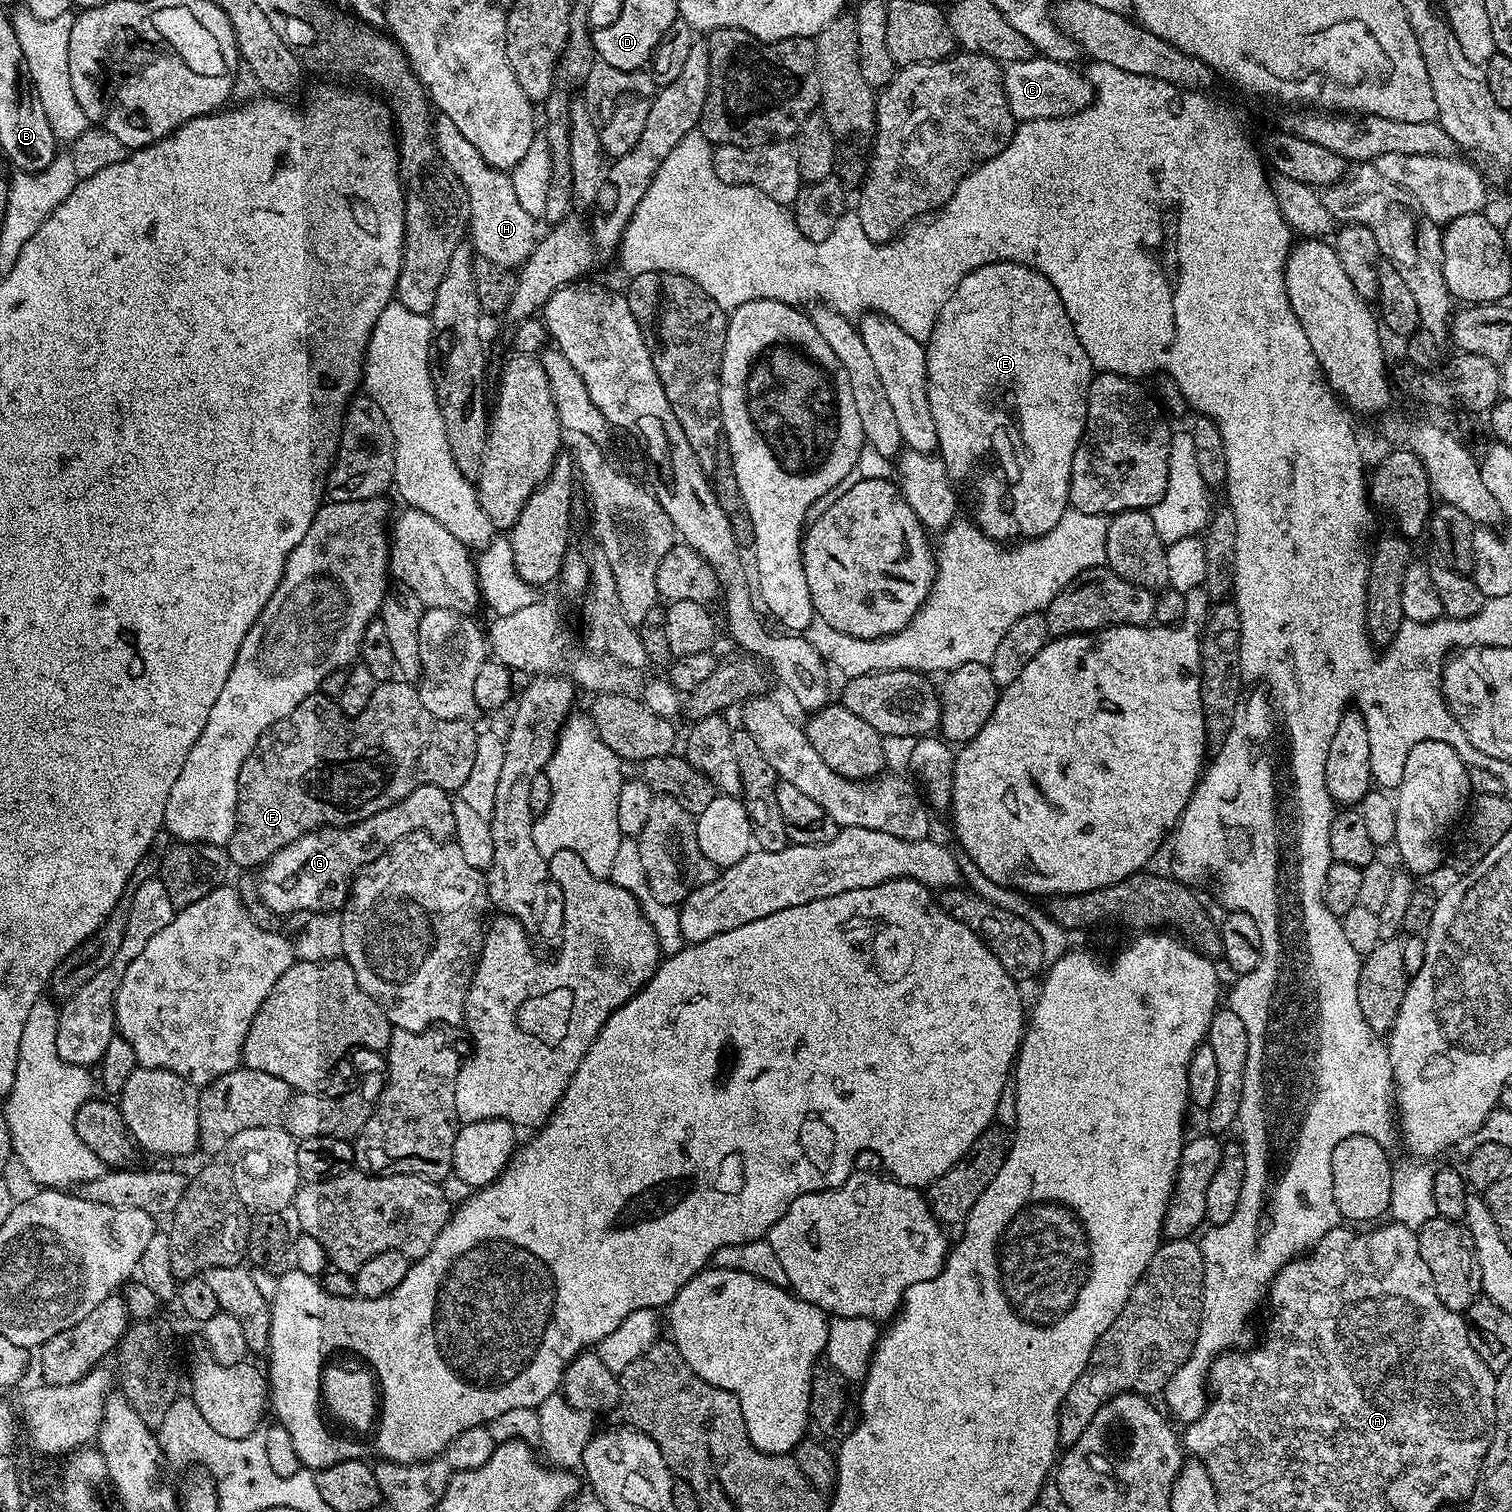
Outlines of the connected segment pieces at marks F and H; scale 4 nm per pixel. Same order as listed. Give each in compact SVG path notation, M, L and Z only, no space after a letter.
M400 678L377 683L374 698L370 698L370 706L366 710L362 710L362 714L351 718L340 711L339 703L333 697L326 696L321 691L316 692L313 696L302 698L302 702L298 702L298 706L294 706L294 710L290 710L290 714L286 714L286 718L274 722L274 726L270 726L256 739L254 750L250 750L246 762L240 768L238 802L236 803L236 829L226 845L229 861L235 867L237 864L240 868L259 869L267 864L269 858L274 854L278 854L278 850L290 846L290 842L302 838L307 832L315 832L318 828L345 828L347 824L362 822L366 818L394 806L406 794L410 794L410 790L418 790L418 786L433 784L449 794L455 793L469 777L470 769L473 767L478 732L477 729L472 729L468 723L467 719L434 718L434 714L430 714L430 710L426 710L426 706L422 706L419 691L411 683Z
M437 115L432 125L432 134L436 137L436 148L444 164L454 170L468 195L468 232L475 255L509 270L519 269L536 249L538 220L526 214L526 210L518 203L511 175L503 168L487 164L482 154L474 150L474 142L462 138L458 126L454 126L450 118Z

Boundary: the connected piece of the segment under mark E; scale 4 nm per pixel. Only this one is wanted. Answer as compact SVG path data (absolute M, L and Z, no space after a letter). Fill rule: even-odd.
M1001 262L987 264L962 278L962 282L952 292L952 296L936 316L936 325L932 337L926 342L928 354L928 397L930 398L930 414L934 414L934 426L938 426L938 455L944 461L948 477L952 483L964 488L972 495L976 503L975 523L992 539L1001 542L1012 542L1017 538L1041 536L1054 526L1058 526L1058 518L1069 511L1068 491L1070 490L1070 474L1074 454L1080 445L1086 422L1088 409L1088 391L1092 385L1094 369L1086 350L1082 350L1082 342L1078 342L1078 334L1062 306L1062 298L1058 298L1058 290L1040 272L1028 268L1024 264Z

